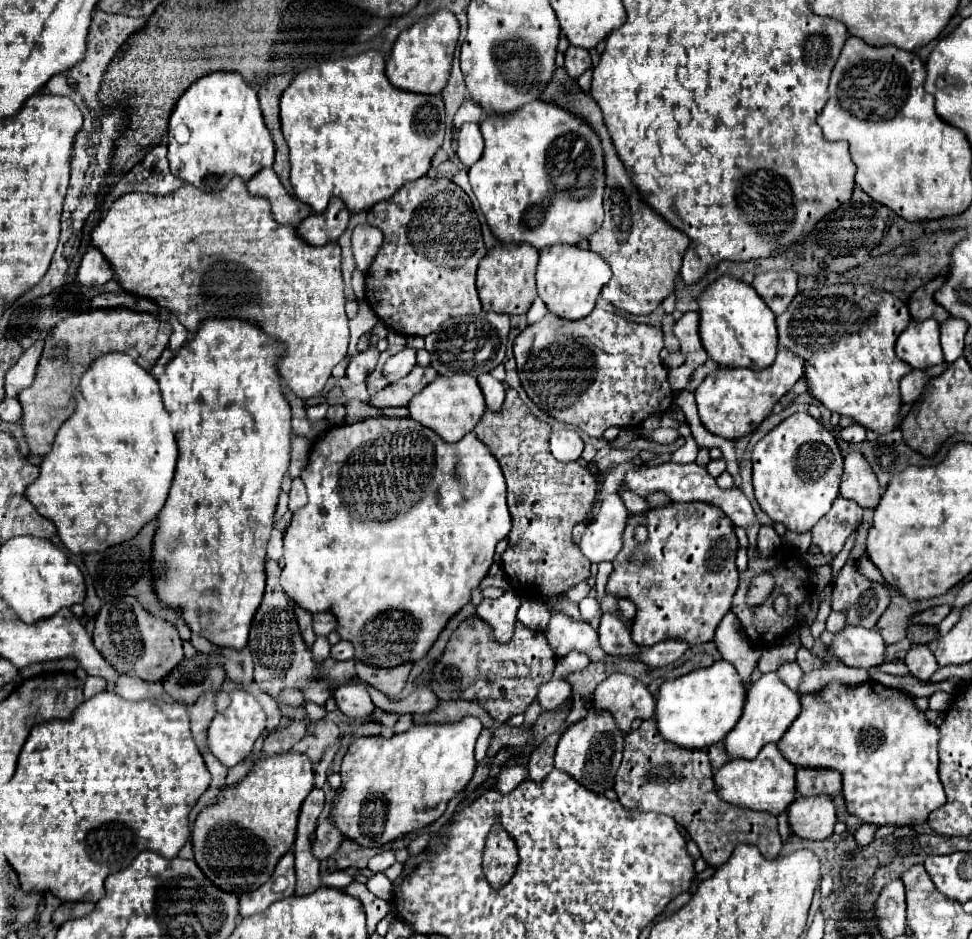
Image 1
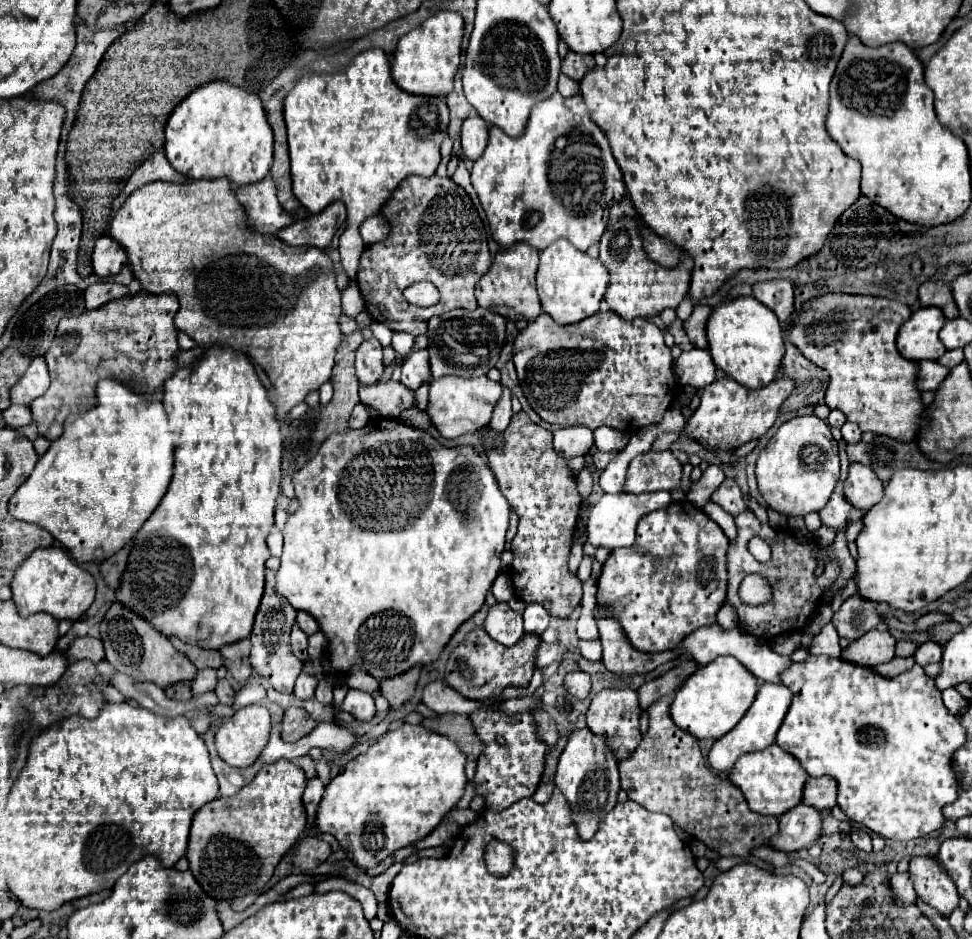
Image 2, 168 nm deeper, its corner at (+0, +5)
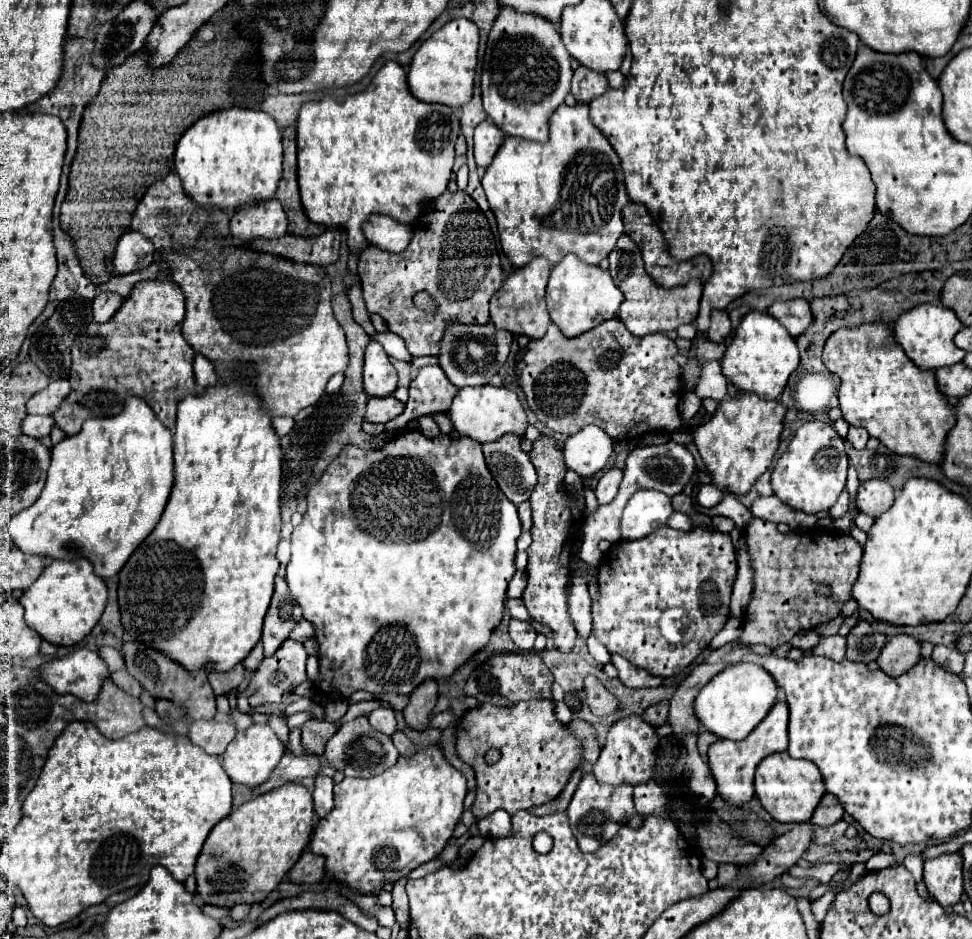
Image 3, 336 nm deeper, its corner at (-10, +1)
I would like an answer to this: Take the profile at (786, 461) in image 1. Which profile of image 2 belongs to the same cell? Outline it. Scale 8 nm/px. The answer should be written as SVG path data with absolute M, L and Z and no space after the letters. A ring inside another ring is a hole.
M798 416L788 422L784 422L774 438L768 442L768 446L760 452L760 458L756 462L756 478L758 488L770 508L784 516L806 516L810 512L818 512L826 506L840 474L840 460L838 460L838 444L832 438L830 426L820 420L818 416Z

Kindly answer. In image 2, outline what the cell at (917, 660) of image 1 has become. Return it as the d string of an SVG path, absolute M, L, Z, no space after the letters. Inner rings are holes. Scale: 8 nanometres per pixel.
M926 642L916 650L914 658L920 666L926 666L930 662L940 662L942 660L942 646L936 642Z

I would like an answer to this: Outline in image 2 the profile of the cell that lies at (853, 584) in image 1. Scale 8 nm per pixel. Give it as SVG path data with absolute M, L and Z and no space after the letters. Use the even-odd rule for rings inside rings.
M860 596L848 598L842 604L840 612L836 612L832 618L832 624L838 630L838 636L854 642L860 636L864 636L868 630L876 628L880 622L880 616L874 610L876 610L876 604L870 600L864 600Z

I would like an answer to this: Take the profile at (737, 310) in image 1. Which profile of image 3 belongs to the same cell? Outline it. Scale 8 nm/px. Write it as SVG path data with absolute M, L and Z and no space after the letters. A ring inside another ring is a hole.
M752 310L740 320L732 342L724 352L722 372L738 390L758 394L760 398L778 400L788 382L788 376L798 368L798 360L798 346L788 330L770 314Z

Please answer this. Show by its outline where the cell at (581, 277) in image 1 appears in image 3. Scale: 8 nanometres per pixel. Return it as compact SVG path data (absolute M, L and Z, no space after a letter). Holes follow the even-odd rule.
M566 254L550 274L550 282L546 288L546 302L552 322L564 332L564 336L580 336L594 326L610 320L616 316L620 302L624 300L624 294L618 290L618 286L612 282L612 276L608 270L602 270L598 266L590 266L582 262L576 254Z

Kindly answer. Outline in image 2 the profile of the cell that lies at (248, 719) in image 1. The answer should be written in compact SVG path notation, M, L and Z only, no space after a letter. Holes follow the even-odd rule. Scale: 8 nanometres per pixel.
M264 706L240 708L216 732L218 756L234 768L252 766L268 744L270 728L270 714Z

